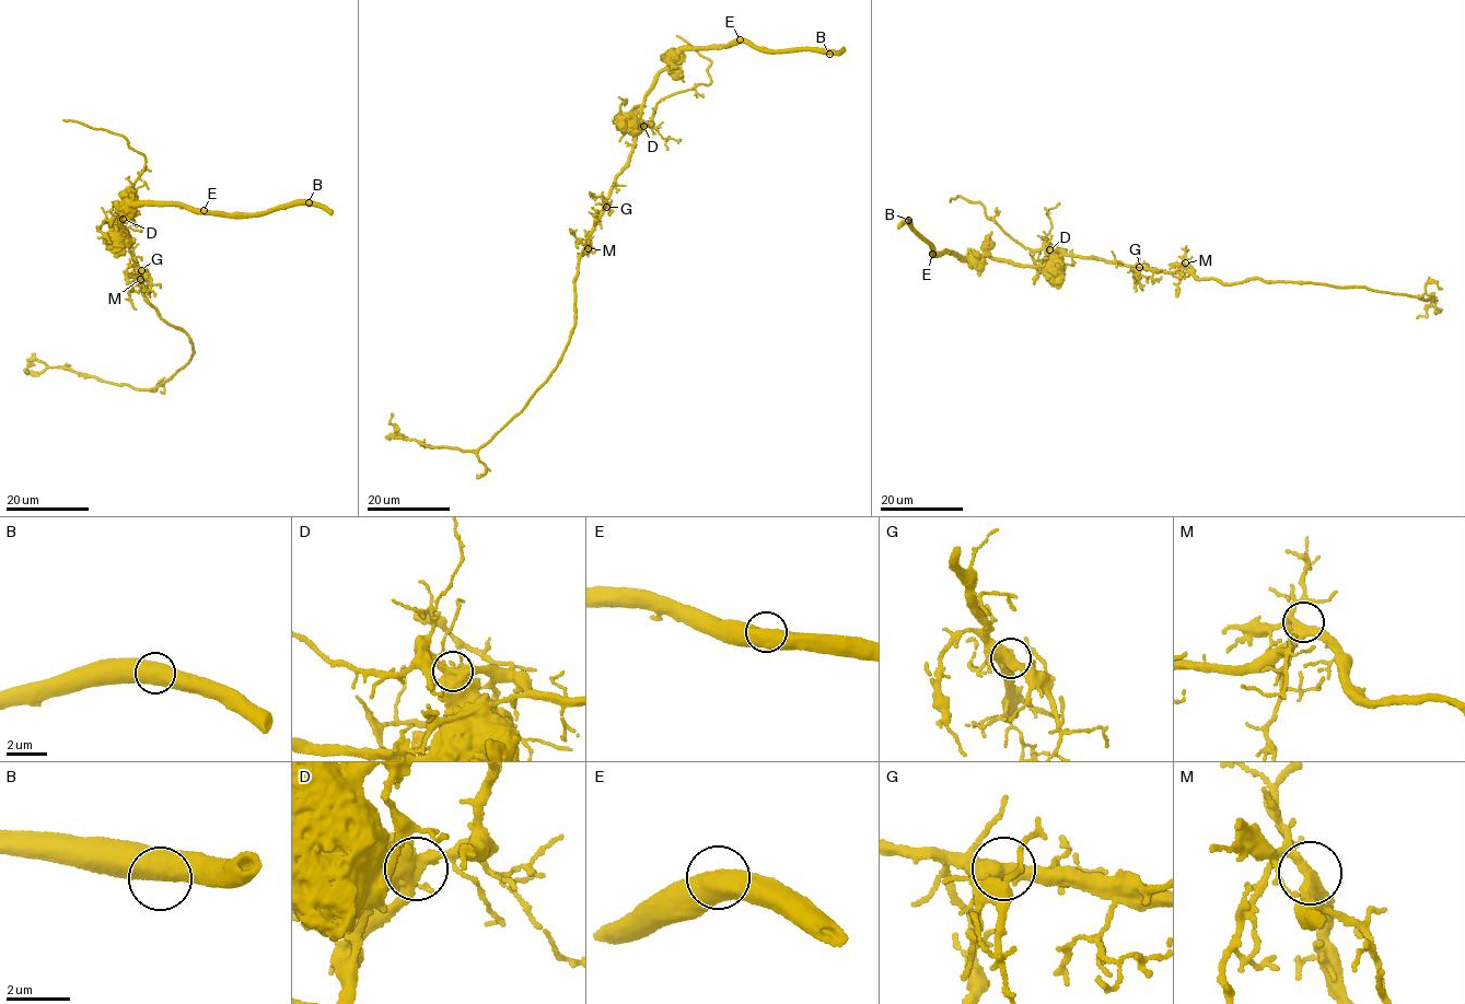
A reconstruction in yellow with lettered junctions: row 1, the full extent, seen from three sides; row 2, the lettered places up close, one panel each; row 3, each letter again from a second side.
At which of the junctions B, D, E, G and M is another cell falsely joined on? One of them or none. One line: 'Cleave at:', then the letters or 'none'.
Cleave at: D

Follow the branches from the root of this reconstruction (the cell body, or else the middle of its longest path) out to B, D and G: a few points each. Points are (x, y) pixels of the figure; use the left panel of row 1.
B: (128, 210), (134, 206), (172, 201), (202, 210), (247, 213), (309, 202)
D: (128, 210), (125, 205), (118, 206), (121, 233), (123, 218)
G: (128, 210), (118, 206), (119, 225), (121, 233), (126, 231), (124, 228), (134, 241), (130, 250), (141, 270)

